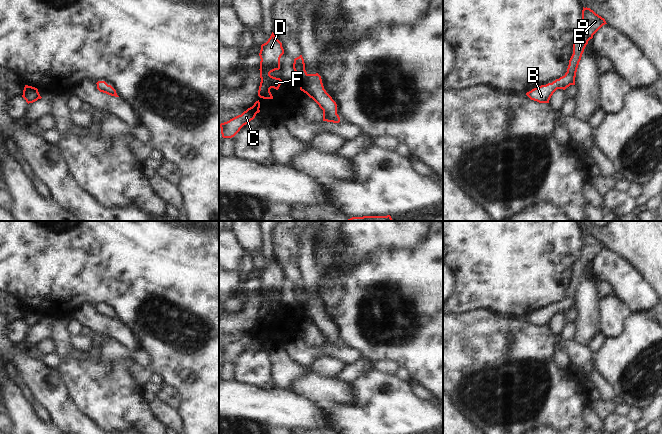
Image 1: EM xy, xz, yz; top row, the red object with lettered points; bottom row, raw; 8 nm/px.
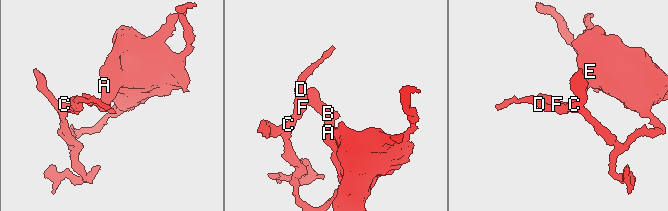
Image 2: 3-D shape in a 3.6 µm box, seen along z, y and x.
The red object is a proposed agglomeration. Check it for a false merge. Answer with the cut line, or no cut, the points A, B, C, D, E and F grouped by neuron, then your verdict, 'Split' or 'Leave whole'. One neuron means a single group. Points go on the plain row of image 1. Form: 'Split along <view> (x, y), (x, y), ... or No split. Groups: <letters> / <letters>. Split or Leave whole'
No split. Groups: A B C D E F. Leave whole

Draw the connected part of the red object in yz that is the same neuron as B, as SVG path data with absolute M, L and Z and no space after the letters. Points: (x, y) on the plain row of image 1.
M583 231L581 256L573 267L573 278L569 284L567 296L552 307L532 313L526 319L539 327L549 327L551 320L557 313L565 314L570 309L575 309L576 296L584 273L593 259L605 248L607 247L604 242L590 232Z

